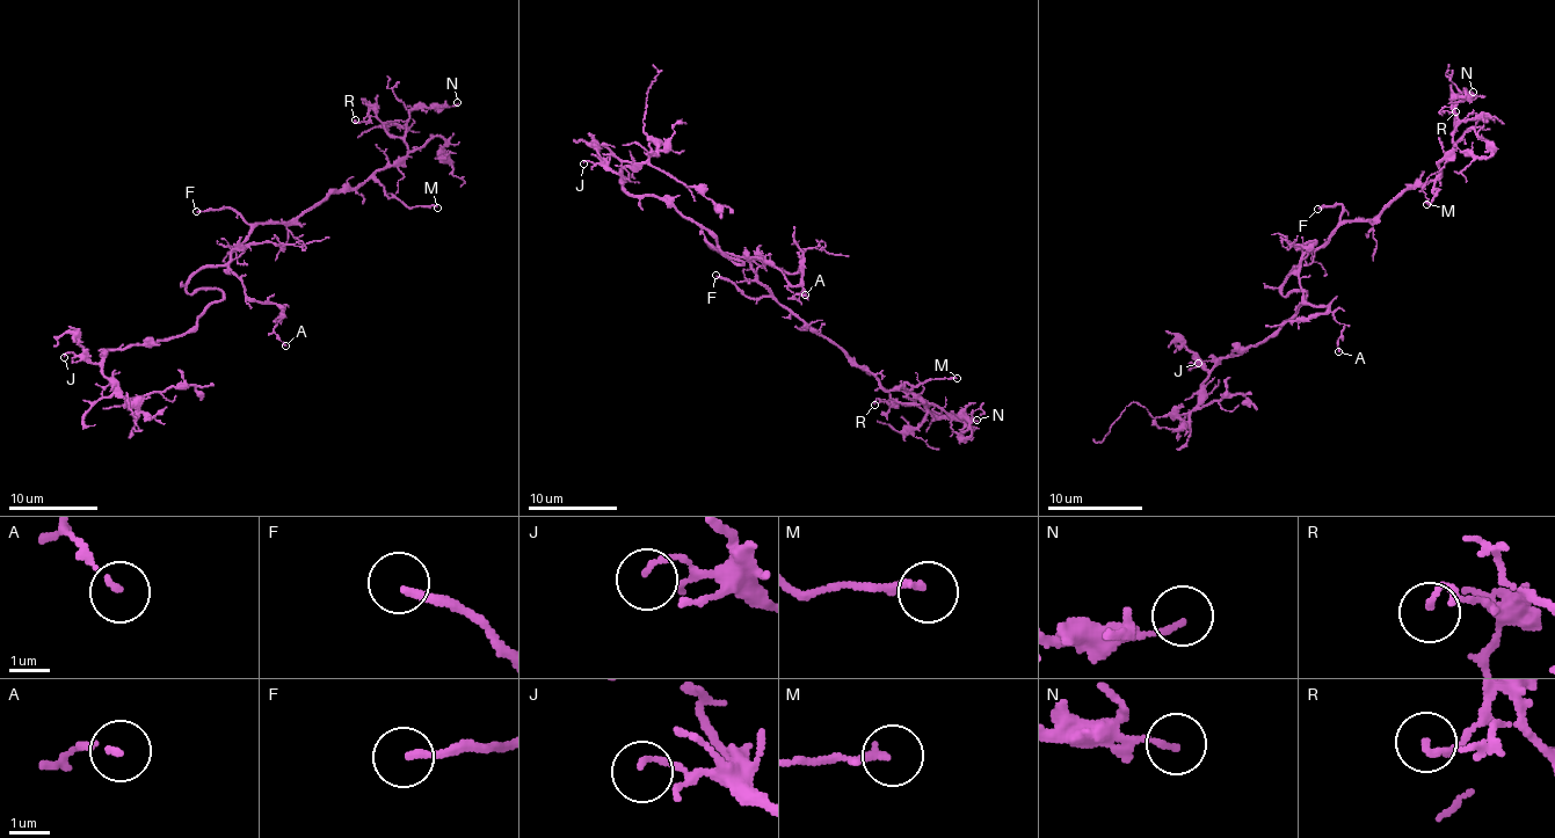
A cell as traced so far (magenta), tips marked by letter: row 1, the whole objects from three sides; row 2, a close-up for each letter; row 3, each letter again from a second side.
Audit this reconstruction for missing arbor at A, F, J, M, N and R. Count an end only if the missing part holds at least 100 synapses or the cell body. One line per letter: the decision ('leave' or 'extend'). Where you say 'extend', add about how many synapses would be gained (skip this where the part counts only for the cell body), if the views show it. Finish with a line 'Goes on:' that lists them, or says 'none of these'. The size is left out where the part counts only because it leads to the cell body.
A: leave
F: extend
J: leave
M: leave
N: leave
R: leave
Goes on: F

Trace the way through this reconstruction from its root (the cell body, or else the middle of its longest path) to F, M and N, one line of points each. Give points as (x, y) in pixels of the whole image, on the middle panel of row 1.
F: (713, 248), (745, 257), (769, 292), (749, 297), (716, 275)
M: (713, 248), (745, 257), (780, 304), (832, 340), (887, 391), (957, 378)
N: (713, 248), (745, 257), (780, 304), (832, 340), (887, 391), (906, 388), (916, 393), (930, 410), (976, 420)

